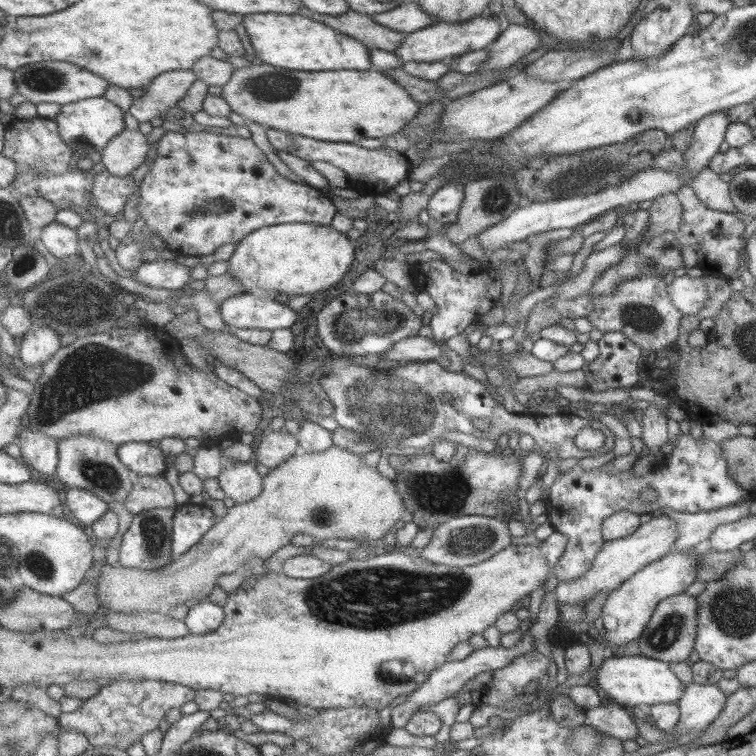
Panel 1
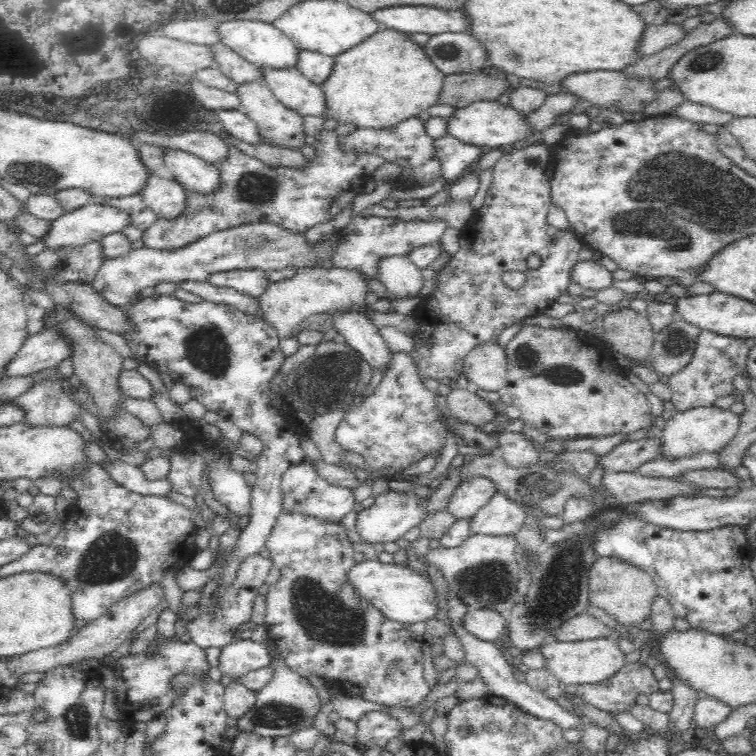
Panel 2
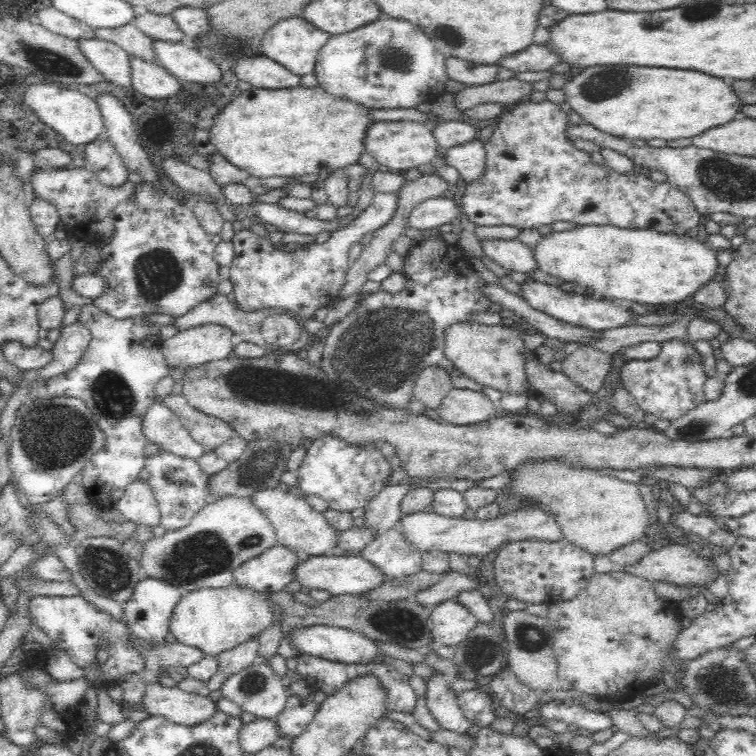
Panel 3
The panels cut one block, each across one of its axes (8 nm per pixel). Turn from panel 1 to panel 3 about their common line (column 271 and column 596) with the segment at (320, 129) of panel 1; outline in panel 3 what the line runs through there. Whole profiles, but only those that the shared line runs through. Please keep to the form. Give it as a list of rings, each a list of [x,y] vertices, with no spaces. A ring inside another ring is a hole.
[[[596,64],[583,67],[576,76],[565,79],[561,85],[565,94],[565,108],[577,112],[584,123],[590,123],[598,130],[623,139],[651,139],[665,141],[681,138],[692,139],[711,128],[728,124],[741,117],[743,100],[732,88],[731,80],[710,76],[698,70],[683,68],[648,67],[638,64]]]

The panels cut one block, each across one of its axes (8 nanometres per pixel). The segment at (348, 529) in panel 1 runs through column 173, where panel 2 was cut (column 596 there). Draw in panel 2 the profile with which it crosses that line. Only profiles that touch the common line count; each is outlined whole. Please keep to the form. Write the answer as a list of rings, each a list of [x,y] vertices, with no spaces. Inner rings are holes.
[[[599,557],[589,572],[589,602],[606,610],[624,626],[647,627],[657,596],[652,577],[640,568],[614,557]]]

